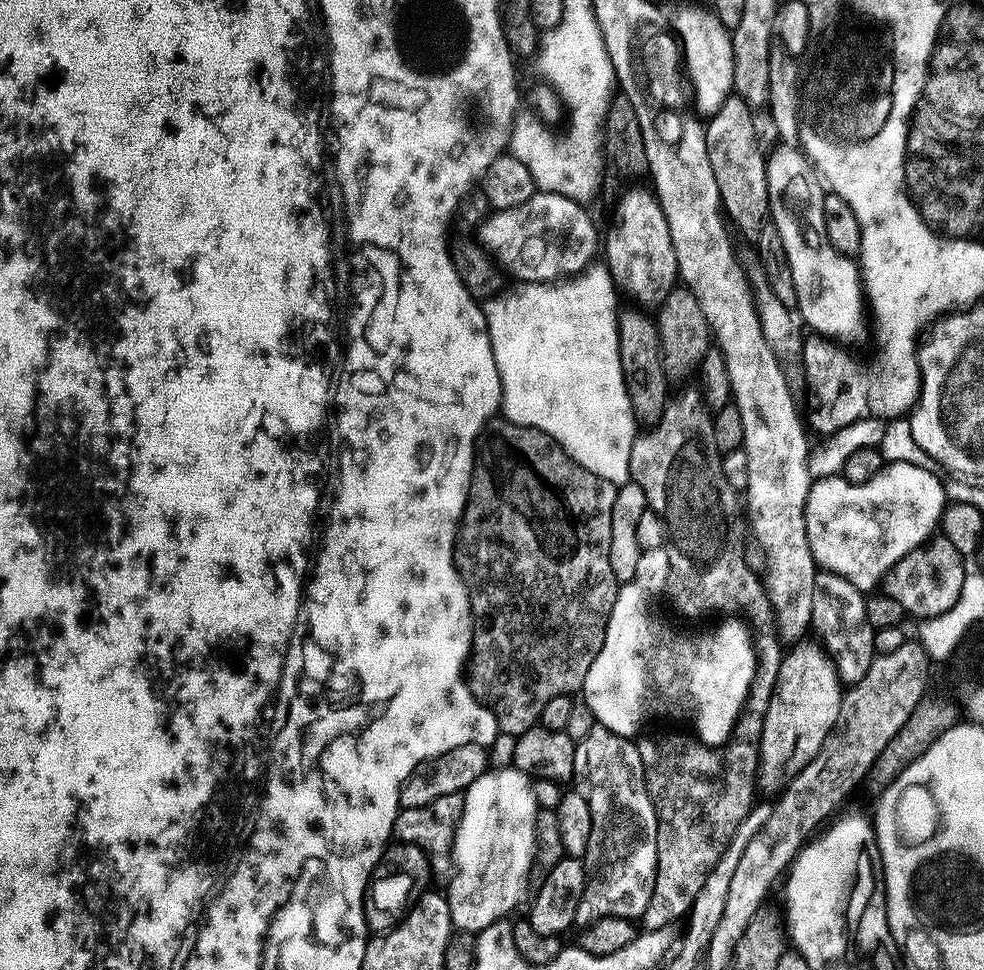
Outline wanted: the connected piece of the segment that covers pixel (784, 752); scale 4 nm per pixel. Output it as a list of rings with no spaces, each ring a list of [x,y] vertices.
[[[802,640],[785,651],[776,689],[766,710],[766,726],[762,726],[760,743],[758,780],[761,785],[789,777],[809,764],[830,734],[834,722],[838,722],[842,681],[833,657],[821,645],[820,649],[818,645]]]

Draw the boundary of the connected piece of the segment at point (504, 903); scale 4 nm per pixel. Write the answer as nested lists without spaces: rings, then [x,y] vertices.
[[[514,766],[507,767],[500,768],[497,772],[495,770],[485,772],[484,776],[478,778],[478,782],[474,782],[469,786],[468,791],[464,793],[464,813],[462,814],[460,825],[456,831],[456,875],[446,885],[446,895],[453,925],[457,929],[466,932],[475,932],[478,934],[486,926],[493,924],[494,921],[505,919],[509,915],[507,912],[523,898],[524,892],[527,893],[529,891],[528,872],[532,869],[532,857],[536,855],[536,814],[538,811],[538,803],[536,804],[536,792],[532,789],[533,781]]]

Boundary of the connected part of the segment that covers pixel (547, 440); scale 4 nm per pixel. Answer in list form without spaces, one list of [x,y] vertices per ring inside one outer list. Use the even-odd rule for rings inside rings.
[[[503,418],[493,419],[491,424],[504,434],[506,450],[510,452],[512,460],[473,463],[472,481],[466,486],[464,519],[458,525],[456,537],[456,570],[459,579],[464,581],[466,604],[470,609],[472,622],[472,651],[470,663],[466,668],[466,683],[471,688],[473,697],[479,700],[481,705],[486,706],[491,715],[495,716],[499,731],[503,735],[505,732],[509,738],[515,738],[526,734],[526,730],[540,724],[542,709],[552,699],[569,695],[564,688],[567,688],[570,694],[579,693],[583,689],[586,674],[590,674],[588,660],[594,662],[592,652],[588,652],[588,648],[584,648],[584,644],[580,644],[580,648],[576,648],[576,644],[572,644],[572,624],[568,624],[568,612],[572,612],[572,608],[576,608],[578,604],[588,604],[588,616],[600,616],[600,625],[604,628],[608,625],[608,611],[612,609],[618,581],[614,570],[608,572],[610,555],[592,556],[592,544],[584,544],[584,540],[580,538],[580,528],[608,528],[608,516],[612,517],[614,511],[617,485],[611,484],[606,478],[598,478],[598,474],[590,474],[590,470],[586,470],[586,466],[570,459],[563,448],[542,430],[515,424]]]

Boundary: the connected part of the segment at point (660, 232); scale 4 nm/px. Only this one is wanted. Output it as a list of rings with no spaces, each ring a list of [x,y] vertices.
[[[628,188],[616,204],[616,228],[608,232],[608,256],[620,279],[628,280],[636,295],[655,305],[662,301],[678,280],[676,251],[670,238],[670,226],[659,200],[644,188]]]

